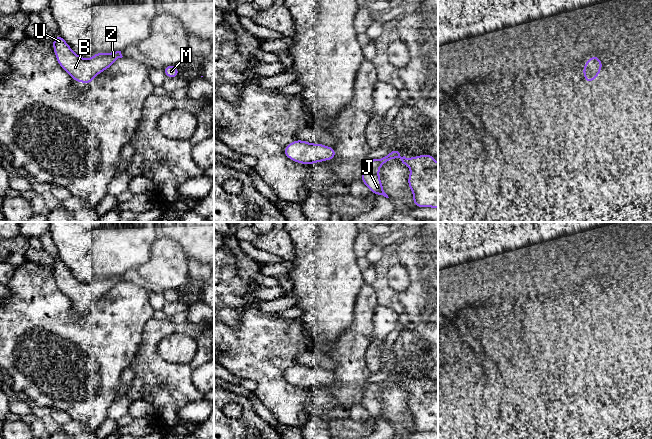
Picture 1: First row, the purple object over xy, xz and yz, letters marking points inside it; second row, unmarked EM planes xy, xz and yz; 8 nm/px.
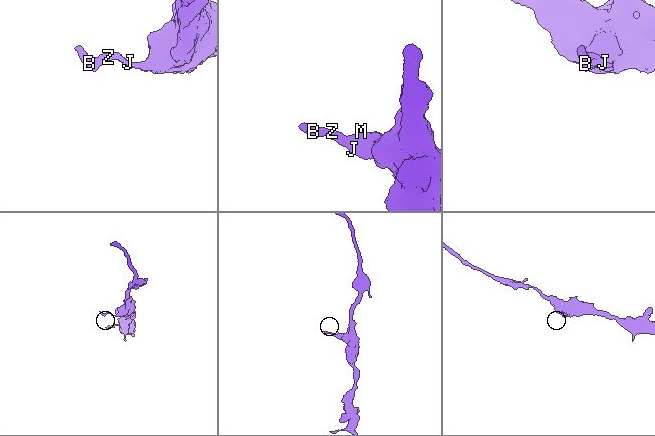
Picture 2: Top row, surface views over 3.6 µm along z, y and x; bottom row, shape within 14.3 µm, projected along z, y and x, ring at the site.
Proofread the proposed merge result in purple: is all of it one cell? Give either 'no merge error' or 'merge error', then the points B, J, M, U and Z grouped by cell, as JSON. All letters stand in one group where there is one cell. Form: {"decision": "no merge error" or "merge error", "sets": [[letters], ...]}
{"decision": "no merge error", "sets": [["B", "J", "M", "U", "Z"]]}

